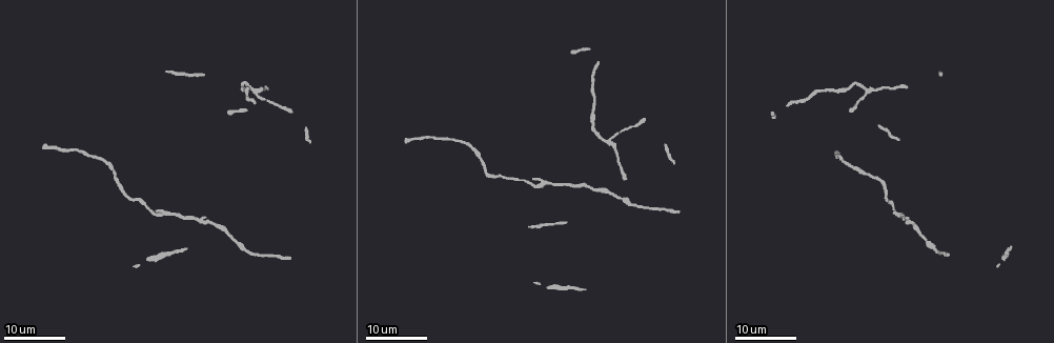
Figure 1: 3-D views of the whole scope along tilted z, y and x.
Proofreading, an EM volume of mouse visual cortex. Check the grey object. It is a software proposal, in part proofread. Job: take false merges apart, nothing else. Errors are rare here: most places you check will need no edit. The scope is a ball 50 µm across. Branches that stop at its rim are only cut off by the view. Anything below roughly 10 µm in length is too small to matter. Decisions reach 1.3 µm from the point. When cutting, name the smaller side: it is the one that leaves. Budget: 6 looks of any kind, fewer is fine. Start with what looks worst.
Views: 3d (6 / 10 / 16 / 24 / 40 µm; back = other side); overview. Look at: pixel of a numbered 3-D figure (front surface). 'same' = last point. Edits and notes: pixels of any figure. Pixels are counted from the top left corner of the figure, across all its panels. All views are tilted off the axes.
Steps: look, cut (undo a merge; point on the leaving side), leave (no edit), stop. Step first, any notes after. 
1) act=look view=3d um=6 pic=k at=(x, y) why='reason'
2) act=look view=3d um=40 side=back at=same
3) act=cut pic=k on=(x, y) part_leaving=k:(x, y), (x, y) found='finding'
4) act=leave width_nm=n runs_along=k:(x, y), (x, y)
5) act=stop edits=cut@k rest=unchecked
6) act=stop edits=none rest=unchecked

act=look view=3d um=24 pic=1 at=(905, 220)

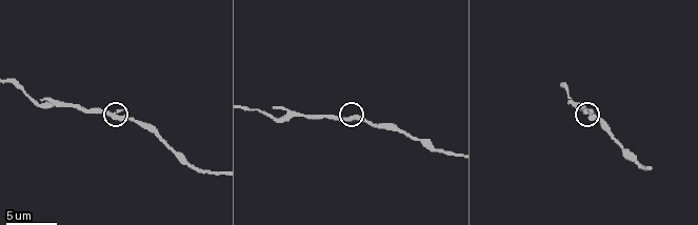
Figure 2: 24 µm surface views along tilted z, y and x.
act=look view=3d um=10 pic=2 at=(115, 114)

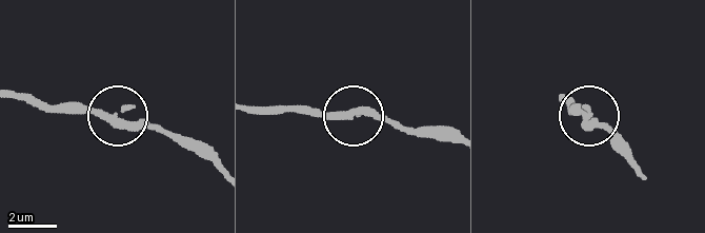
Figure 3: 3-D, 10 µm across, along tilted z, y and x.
act=leave side_arm_um=48 runs_along=3:(349, 114), (274, 108) found='continuous, no second cell'

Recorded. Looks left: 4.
act=look view=3d um=6 pic=2 at=(271, 115) why='calibre changes'

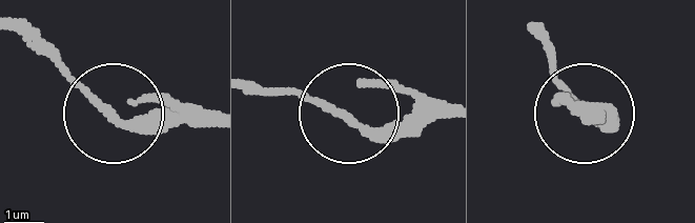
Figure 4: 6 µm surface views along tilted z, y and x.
act=look view=3d um=6 side=back pic=4 at=(115, 116) why='from behind'

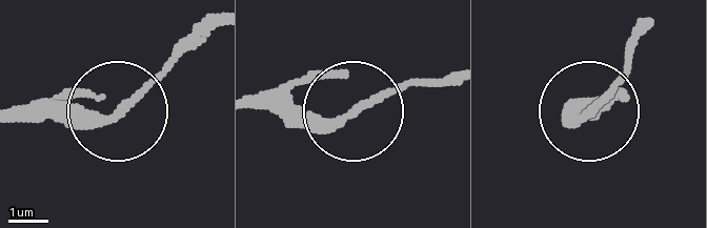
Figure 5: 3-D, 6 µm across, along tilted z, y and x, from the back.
act=leave runs_along=5:(17, 117), (117, 110), (197, 24) found='one cell here'

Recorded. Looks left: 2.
act=stop edits=none rest=unchecked

